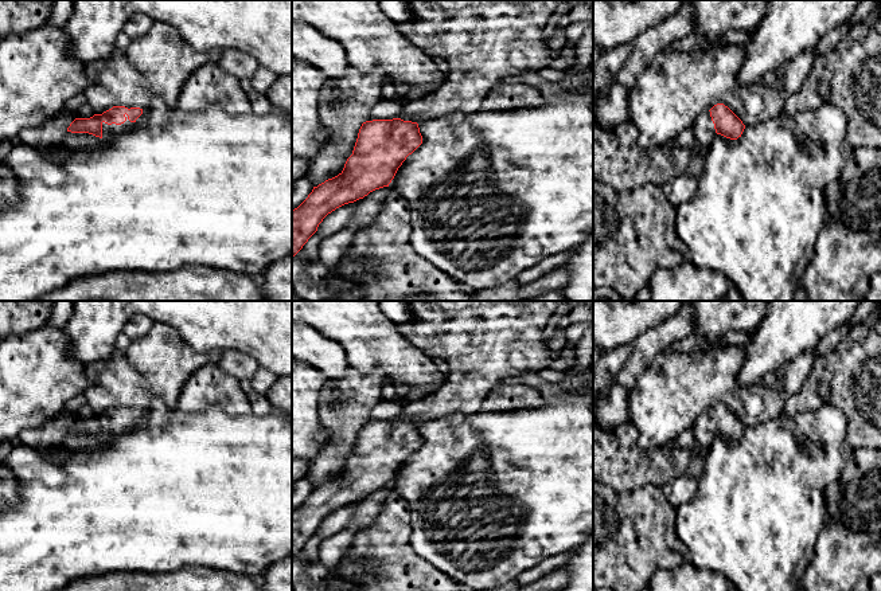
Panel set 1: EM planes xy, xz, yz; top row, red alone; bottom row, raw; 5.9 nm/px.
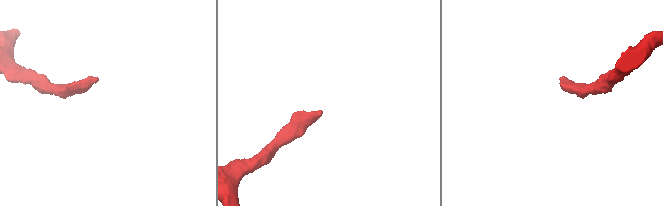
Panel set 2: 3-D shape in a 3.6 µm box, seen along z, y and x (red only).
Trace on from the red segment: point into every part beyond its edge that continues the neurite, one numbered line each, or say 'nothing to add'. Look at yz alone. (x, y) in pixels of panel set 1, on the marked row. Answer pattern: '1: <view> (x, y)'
1: yz (704, 130)

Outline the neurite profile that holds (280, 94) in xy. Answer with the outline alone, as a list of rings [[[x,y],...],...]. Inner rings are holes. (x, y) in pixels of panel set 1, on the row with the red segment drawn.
[[[278,75],[265,94],[274,111],[292,117],[292,75]]]

